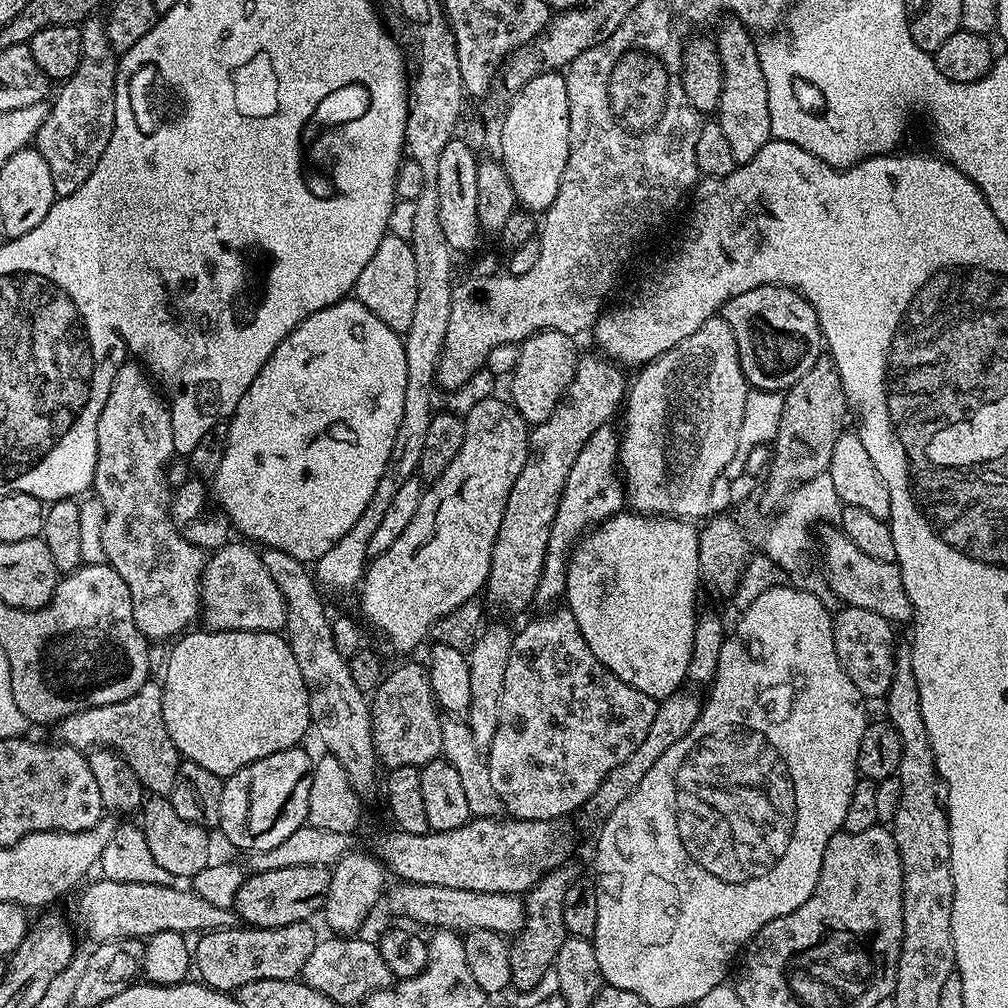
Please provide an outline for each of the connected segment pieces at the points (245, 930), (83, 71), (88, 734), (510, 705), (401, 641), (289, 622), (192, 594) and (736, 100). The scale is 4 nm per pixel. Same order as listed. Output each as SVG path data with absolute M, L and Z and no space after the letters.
M294 922L290 926L281 928L254 928L251 926L233 926L230 928L217 928L214 932L203 933L200 940L194 944L194 968L200 971L199 979L208 987L217 992L235 993L246 982L259 980L294 980L303 973L306 958L314 950L318 933L312 929L308 922Z
M96 19L83 21L80 28L82 58L78 62L78 70L59 85L60 93L56 101L55 96L51 101L48 117L36 132L34 141L34 147L40 151L42 158L46 158L57 197L74 194L74 190L90 178L114 130L114 82L118 53L110 46L104 20Z
M149 678L137 692L130 694L130 698L122 702L70 714L65 720L59 721L59 743L81 750L91 750L97 746L112 748L119 752L130 770L134 770L144 789L149 793L167 797L174 786L174 778L178 774L182 757L174 746L166 730L166 722L162 718L163 693L163 687L157 681L155 684L155 679Z
M560 606L555 610L545 611L544 616L532 620L521 632L517 631L512 638L512 649L510 650L510 662L506 662L506 686L502 686L502 698L500 699L500 713L498 714L498 730L494 730L494 742L486 749L486 759L490 770L490 783L494 785L494 794L502 802L504 812L509 817L518 820L551 820L559 821L559 816L568 816L585 807L588 799L602 786L602 778L619 766L642 746L642 738L646 738L646 730L650 730L650 722L654 722L656 705L658 701L642 694L642 690L634 690L622 678L618 678L594 654L590 654L590 646L586 646L586 638L582 638L582 630L578 630L578 622L574 622L574 614L569 612L567 607Z
M492 395L480 400L463 421L462 450L454 454L454 462L442 470L437 480L423 489L418 510L414 518L410 518L410 526L398 534L394 546L371 557L364 569L364 579L358 585L360 608L365 618L396 652L414 651L424 639L429 639L430 629L443 616L450 614L450 610L456 610L462 602L477 599L485 591L498 526L502 526L502 514L506 510L506 498L510 498L510 490L514 490L514 482L518 482L518 474L522 474L522 466L528 461L530 426L507 399L498 400Z
M264 548L260 552L260 561L262 566L266 566L270 578L278 582L278 590L282 590L282 598L286 602L288 613L283 631L298 662L298 670L302 670L302 678L306 682L312 728L324 743L323 751L342 762L357 794L365 794L364 792L375 786L376 768L378 769L378 757L372 737L370 700L366 693L354 686L347 659L338 654L334 646L332 620L324 613L324 604L320 601L321 589L309 565L286 554L286 550Z
M121 364L114 374L106 406L102 406L102 414L98 418L98 450L92 488L94 496L100 500L105 510L105 522L101 532L105 561L111 568L118 570L122 582L126 582L126 590L130 590L134 622L138 630L142 630L142 634L148 637L149 641L171 641L185 630L191 629L195 625L192 623L201 615L200 579L204 573L206 552L180 536L175 522L172 521L169 512L170 488L168 490L168 484L164 481L164 467L176 452L172 414L168 411L167 403L162 399L157 385L153 381L152 385L144 377L145 369L137 364Z
M724 19L719 21L720 29L714 35L722 64L722 98L718 122L726 134L726 143L734 153L737 165L742 165L750 162L750 158L754 158L754 154L758 154L758 150L762 150L762 146L773 139L770 130L770 94L766 94L766 77L762 75L762 62L758 62L757 41L752 40L753 33L738 19Z

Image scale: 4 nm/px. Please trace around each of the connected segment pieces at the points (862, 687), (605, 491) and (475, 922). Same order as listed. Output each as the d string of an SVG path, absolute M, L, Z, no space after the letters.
M841 607L841 612L835 613L832 621L832 633L834 634L834 650L838 654L838 662L846 670L850 682L858 686L858 690L864 697L887 697L892 680L896 676L896 636L891 620L882 618L882 614L874 614L874 610L862 610L861 608Z
M611 423L603 424L594 430L594 434L590 434L590 438L586 438L586 446L582 446L570 470L570 478L566 478L566 486L562 486L562 498L558 498L558 514L554 514L554 522L550 526L550 542L546 546L542 578L538 578L535 603L541 604L541 609L551 609L557 603L555 600L559 601L563 597L568 559L581 537L625 507L624 481L618 475L620 437L617 429L612 427Z
M396 882L386 892L388 908L396 916L405 916L416 924L429 924L429 929L445 928L457 934L474 930L494 930L505 938L511 938L522 931L524 924L524 900L510 892L475 892L454 890L450 886L409 884Z

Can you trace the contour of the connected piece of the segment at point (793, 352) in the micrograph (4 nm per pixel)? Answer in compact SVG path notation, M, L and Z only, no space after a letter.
M782 284L745 288L724 303L722 315L730 330L734 330L742 374L752 388L784 392L821 359L824 336L820 333L818 314L794 288Z

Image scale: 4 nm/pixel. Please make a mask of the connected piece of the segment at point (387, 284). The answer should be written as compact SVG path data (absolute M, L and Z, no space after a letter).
M391 234L378 242L378 250L374 250L374 258L366 262L362 274L358 274L358 282L354 289L355 299L370 310L370 314L378 314L390 330L405 333L414 319L414 305L418 299L418 277L414 267L414 250L410 250L407 240Z

